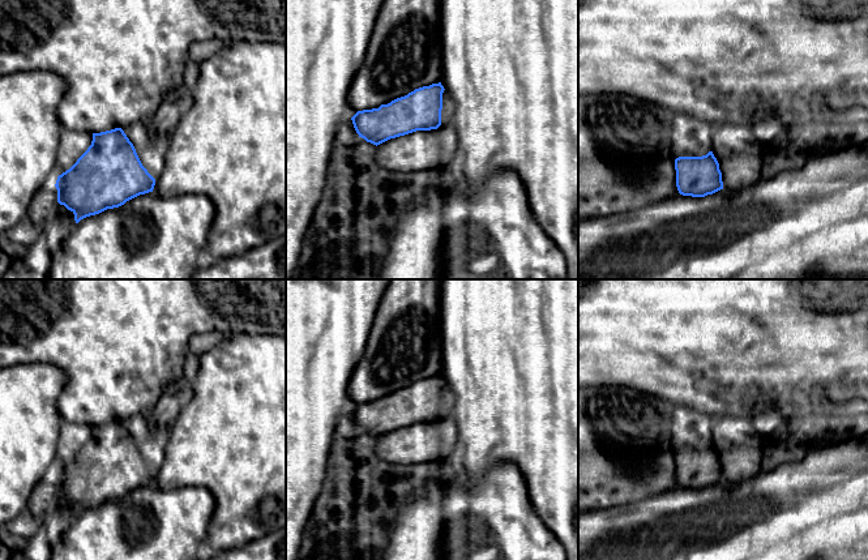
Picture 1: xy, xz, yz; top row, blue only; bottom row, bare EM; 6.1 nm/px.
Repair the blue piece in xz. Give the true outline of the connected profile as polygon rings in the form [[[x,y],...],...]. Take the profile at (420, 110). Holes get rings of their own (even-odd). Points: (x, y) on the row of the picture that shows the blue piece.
[[[441,82],[415,89],[379,108],[358,111],[352,124],[367,142],[380,145],[416,131],[452,123],[456,106]]]

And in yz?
[[[674,114],[671,154],[675,157],[680,194],[705,197],[723,189],[719,163],[711,151],[713,125],[684,114]]]

